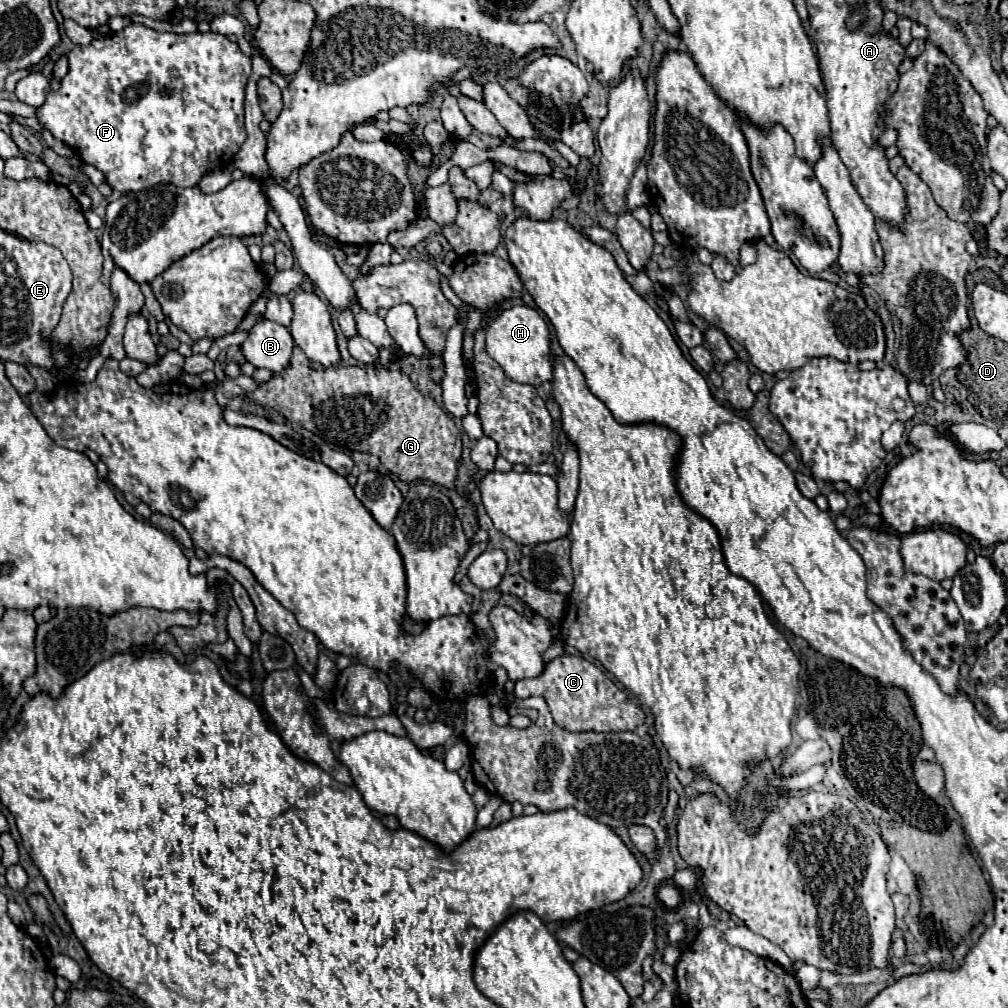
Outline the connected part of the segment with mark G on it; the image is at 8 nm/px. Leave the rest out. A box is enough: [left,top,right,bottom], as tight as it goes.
[247,347,461,489]

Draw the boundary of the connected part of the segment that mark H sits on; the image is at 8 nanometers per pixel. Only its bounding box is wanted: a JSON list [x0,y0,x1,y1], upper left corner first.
[487,305,553,385]

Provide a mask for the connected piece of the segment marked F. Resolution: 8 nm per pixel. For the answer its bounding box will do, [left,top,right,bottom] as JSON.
[37,23,251,191]

